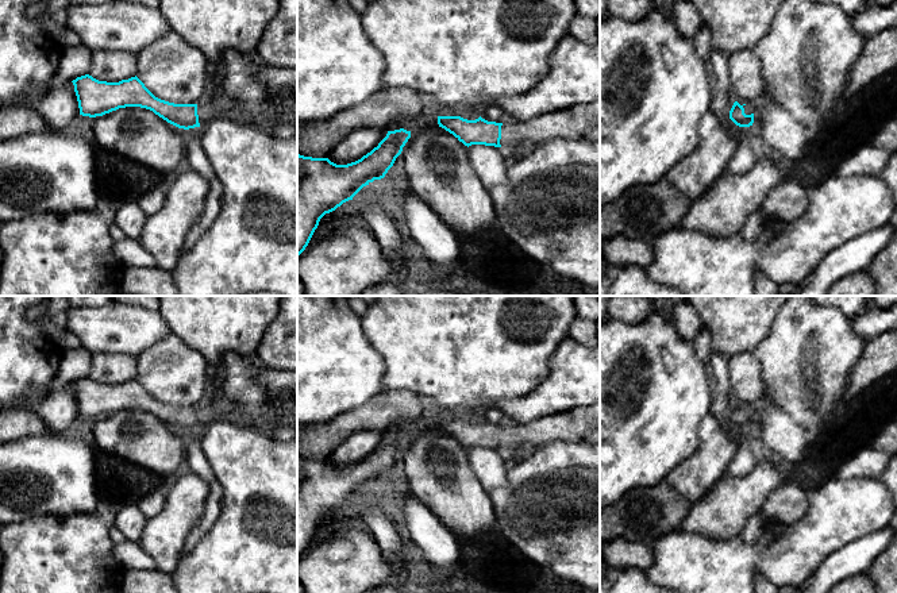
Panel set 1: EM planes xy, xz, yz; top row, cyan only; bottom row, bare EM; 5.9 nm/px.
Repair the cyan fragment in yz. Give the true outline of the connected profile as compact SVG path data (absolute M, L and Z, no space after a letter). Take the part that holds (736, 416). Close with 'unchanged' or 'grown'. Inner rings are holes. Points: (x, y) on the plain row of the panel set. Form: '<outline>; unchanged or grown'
M735 404L729 413L729 421L739 430L750 430L754 426L754 416L748 408Z; grown

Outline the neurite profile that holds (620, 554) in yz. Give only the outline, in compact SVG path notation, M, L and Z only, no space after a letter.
M615 538L600 543L600 559L615 570L638 569L644 571L654 562L651 546Z

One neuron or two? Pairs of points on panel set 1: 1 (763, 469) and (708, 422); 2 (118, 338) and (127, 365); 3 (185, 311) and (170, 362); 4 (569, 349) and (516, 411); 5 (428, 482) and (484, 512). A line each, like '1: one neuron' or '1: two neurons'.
1: two neurons
2: two neurons
3: two neurons
4: one neuron
5: one neuron

